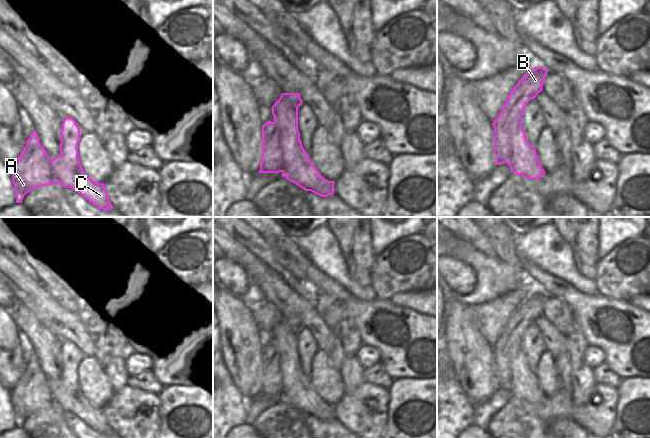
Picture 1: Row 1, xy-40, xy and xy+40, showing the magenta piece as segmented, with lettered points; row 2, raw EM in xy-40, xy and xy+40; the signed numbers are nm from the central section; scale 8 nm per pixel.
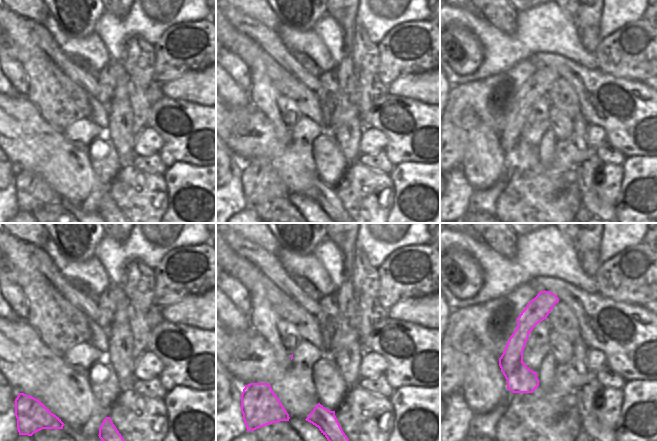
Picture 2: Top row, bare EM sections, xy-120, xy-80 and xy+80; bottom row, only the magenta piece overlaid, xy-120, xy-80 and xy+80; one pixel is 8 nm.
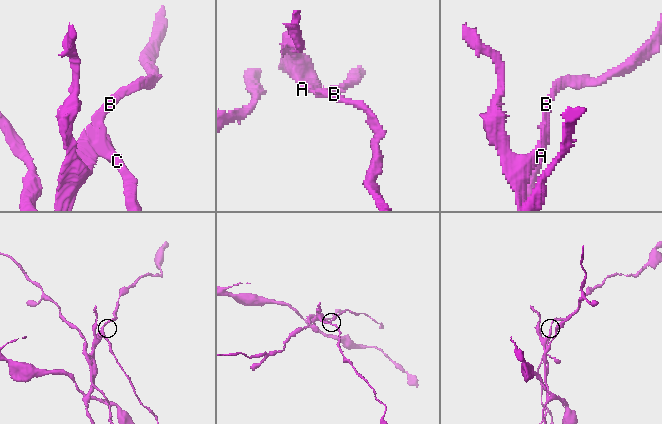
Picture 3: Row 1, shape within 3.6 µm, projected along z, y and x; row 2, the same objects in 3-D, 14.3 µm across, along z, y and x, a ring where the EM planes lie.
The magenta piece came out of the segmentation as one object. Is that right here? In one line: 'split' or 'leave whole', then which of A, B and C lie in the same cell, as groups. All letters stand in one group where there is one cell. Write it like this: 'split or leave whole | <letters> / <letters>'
split | A B / C

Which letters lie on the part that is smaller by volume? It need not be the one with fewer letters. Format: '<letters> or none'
C.

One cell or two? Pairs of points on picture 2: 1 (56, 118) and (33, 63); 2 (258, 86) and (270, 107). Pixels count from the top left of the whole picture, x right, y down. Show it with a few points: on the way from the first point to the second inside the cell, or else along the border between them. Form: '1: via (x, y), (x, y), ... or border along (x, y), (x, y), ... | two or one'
1: via (53, 104), (44, 91), (40, 77) | one
2: via (262, 91), (262, 94), (270, 102) | one

